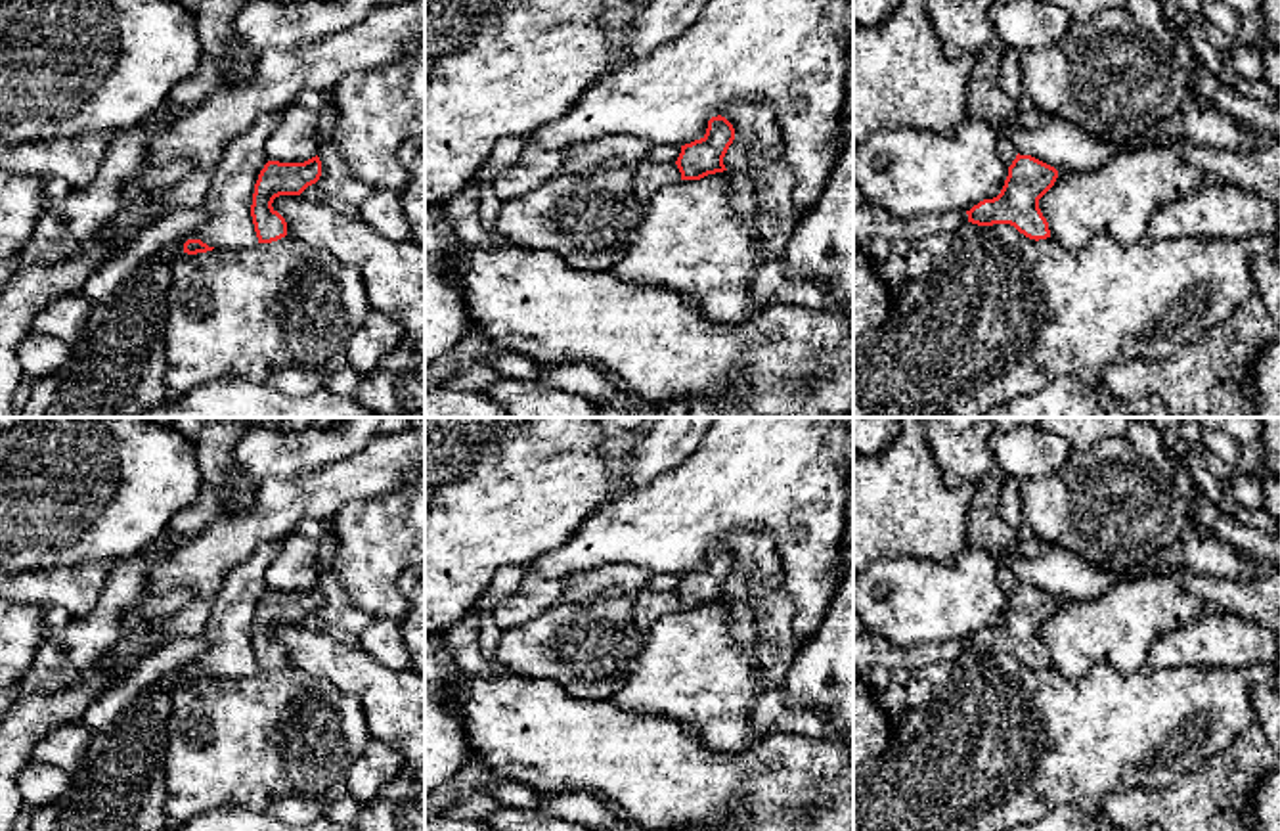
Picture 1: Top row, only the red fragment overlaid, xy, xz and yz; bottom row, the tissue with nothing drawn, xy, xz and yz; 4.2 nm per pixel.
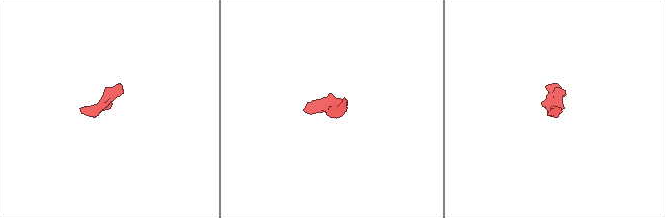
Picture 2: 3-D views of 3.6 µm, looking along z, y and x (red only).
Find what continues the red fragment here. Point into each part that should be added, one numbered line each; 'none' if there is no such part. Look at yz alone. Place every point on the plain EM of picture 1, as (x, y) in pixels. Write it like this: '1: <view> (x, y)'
none

